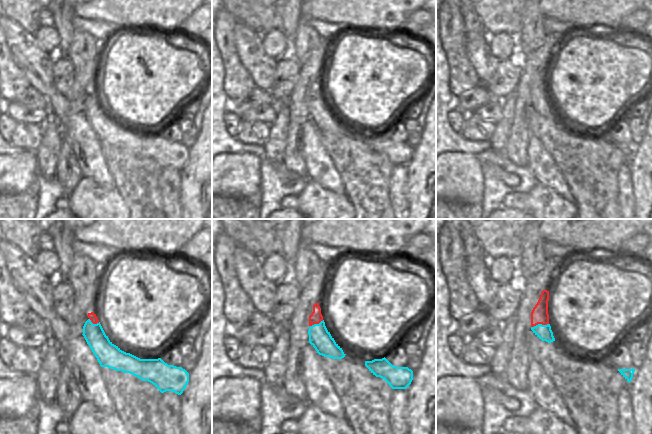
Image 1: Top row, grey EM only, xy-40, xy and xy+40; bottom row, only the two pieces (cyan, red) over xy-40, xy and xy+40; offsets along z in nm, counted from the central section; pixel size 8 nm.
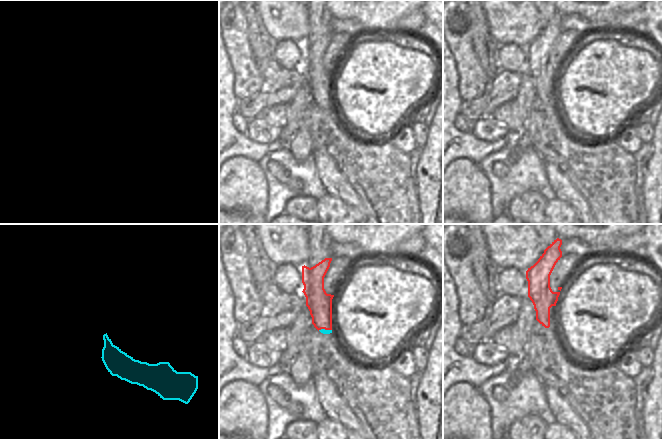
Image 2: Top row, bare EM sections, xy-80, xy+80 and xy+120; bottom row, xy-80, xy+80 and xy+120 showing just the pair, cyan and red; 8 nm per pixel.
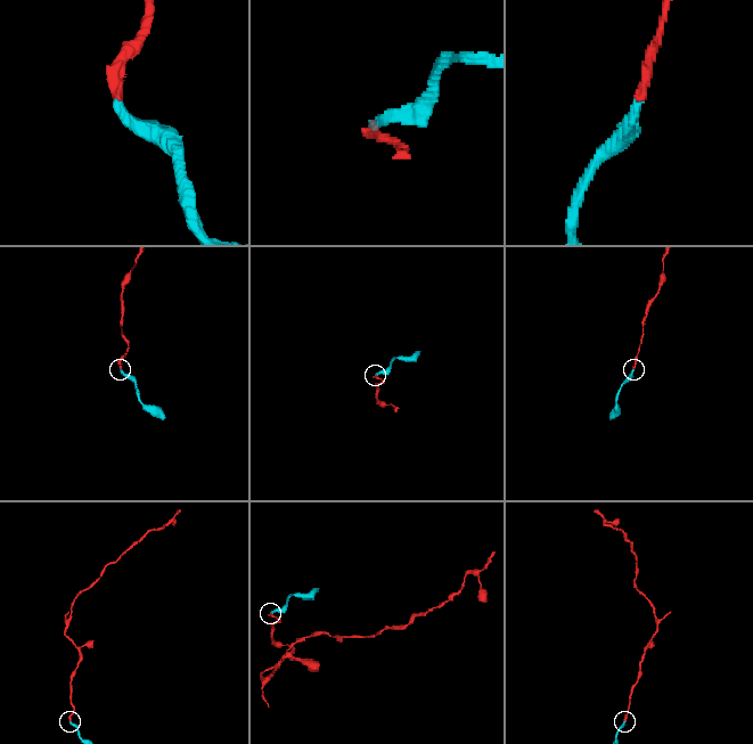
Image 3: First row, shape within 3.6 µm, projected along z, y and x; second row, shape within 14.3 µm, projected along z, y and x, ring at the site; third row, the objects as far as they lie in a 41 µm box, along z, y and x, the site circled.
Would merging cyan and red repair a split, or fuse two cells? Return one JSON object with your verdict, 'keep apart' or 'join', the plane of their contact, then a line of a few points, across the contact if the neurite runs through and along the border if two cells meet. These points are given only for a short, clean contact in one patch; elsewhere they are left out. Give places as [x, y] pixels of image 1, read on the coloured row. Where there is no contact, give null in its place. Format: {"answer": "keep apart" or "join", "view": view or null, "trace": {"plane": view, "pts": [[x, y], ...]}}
{"answer": "join", "view": "xy+40", "trace": {"plane": "xy+40", "pts": [[544, 332], [539, 324], [539, 315]]}}

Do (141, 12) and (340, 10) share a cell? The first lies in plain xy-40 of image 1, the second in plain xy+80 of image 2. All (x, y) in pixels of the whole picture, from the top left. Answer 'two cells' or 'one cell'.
one cell

